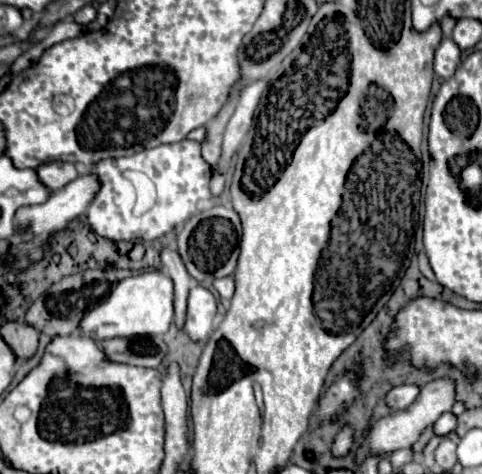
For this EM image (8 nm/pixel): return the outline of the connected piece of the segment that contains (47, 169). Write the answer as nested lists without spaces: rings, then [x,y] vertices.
[[[48,163],[48,165],[40,165],[36,169],[38,179],[42,181],[44,187],[48,187],[50,191],[56,191],[60,187],[64,187],[66,183],[70,183],[72,179],[78,177],[76,167],[72,163]]]

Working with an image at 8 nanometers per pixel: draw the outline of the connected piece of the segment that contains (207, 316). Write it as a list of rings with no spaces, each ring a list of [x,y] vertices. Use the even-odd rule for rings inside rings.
[[[192,287],[188,295],[188,313],[184,331],[194,341],[206,341],[212,333],[212,321],[216,315],[216,297],[206,287]]]

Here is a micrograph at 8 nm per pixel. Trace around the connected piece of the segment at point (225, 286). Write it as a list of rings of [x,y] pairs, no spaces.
[[[230,275],[230,277],[224,277],[224,279],[216,279],[214,287],[216,287],[216,291],[220,293],[222,299],[230,301],[232,295],[234,295],[234,277]]]

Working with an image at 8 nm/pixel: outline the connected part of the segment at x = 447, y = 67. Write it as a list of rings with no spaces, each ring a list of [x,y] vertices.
[[[444,37],[436,49],[436,57],[434,57],[434,71],[444,77],[450,79],[458,65],[460,65],[460,47],[454,43],[452,37]]]

